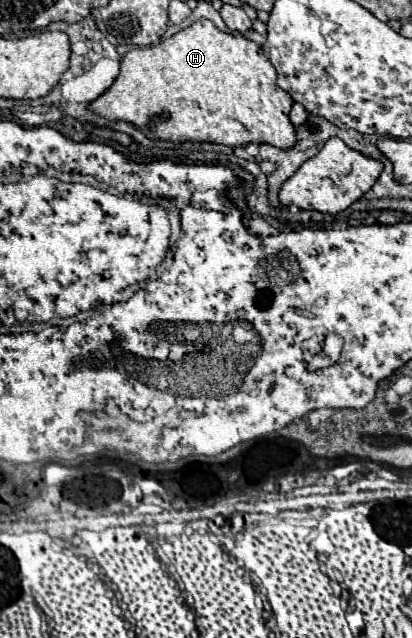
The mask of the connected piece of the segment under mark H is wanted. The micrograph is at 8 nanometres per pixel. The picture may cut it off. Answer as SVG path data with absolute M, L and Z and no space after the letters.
M195 21L191 27L173 37L149 45L135 47L121 59L121 73L115 83L91 103L91 111L107 119L123 119L141 129L147 137L167 141L211 141L229 147L247 143L271 143L289 149L297 141L295 127L289 119L293 99L277 87L277 71L263 49L241 33L219 31L211 21Z

